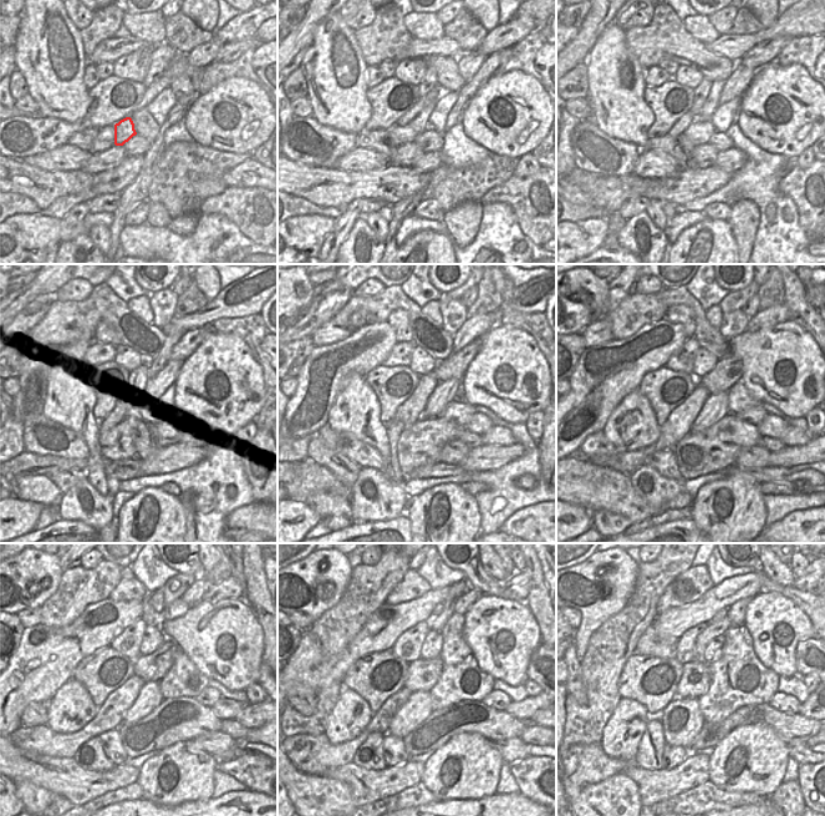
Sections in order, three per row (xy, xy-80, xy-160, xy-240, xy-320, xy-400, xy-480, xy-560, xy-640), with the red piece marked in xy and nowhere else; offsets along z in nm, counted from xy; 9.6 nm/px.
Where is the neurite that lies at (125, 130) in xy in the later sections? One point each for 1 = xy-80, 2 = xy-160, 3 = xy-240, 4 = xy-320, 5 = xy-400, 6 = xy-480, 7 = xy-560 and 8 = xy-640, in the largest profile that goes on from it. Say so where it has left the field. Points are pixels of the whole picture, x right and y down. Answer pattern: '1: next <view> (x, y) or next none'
1: next xy-80 (419, 123)
2: next xy-160 (712, 101)
3: next xy-240 (157, 363)
4: next xy-320 (474, 327)
5: next xy-400 (772, 315)
6: next xy-480 (230, 588)
7: next xy-560 (518, 586)
8: next xy-640 (809, 581)

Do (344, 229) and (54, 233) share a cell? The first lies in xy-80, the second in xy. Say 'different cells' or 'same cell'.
different cells

